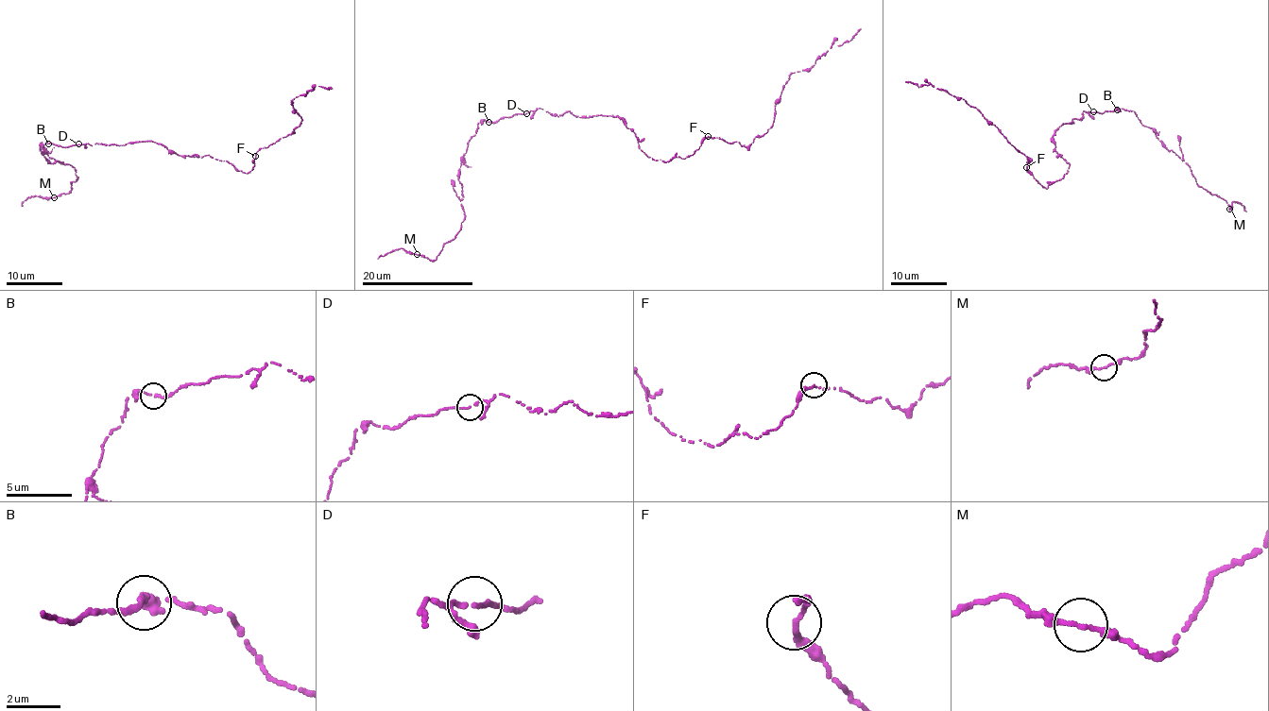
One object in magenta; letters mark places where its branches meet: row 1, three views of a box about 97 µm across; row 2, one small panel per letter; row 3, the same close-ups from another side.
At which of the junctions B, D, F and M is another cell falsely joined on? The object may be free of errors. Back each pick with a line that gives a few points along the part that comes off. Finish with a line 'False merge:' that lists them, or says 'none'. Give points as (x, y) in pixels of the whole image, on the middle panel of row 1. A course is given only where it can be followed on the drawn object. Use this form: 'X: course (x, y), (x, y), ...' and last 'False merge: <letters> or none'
False merge: none

